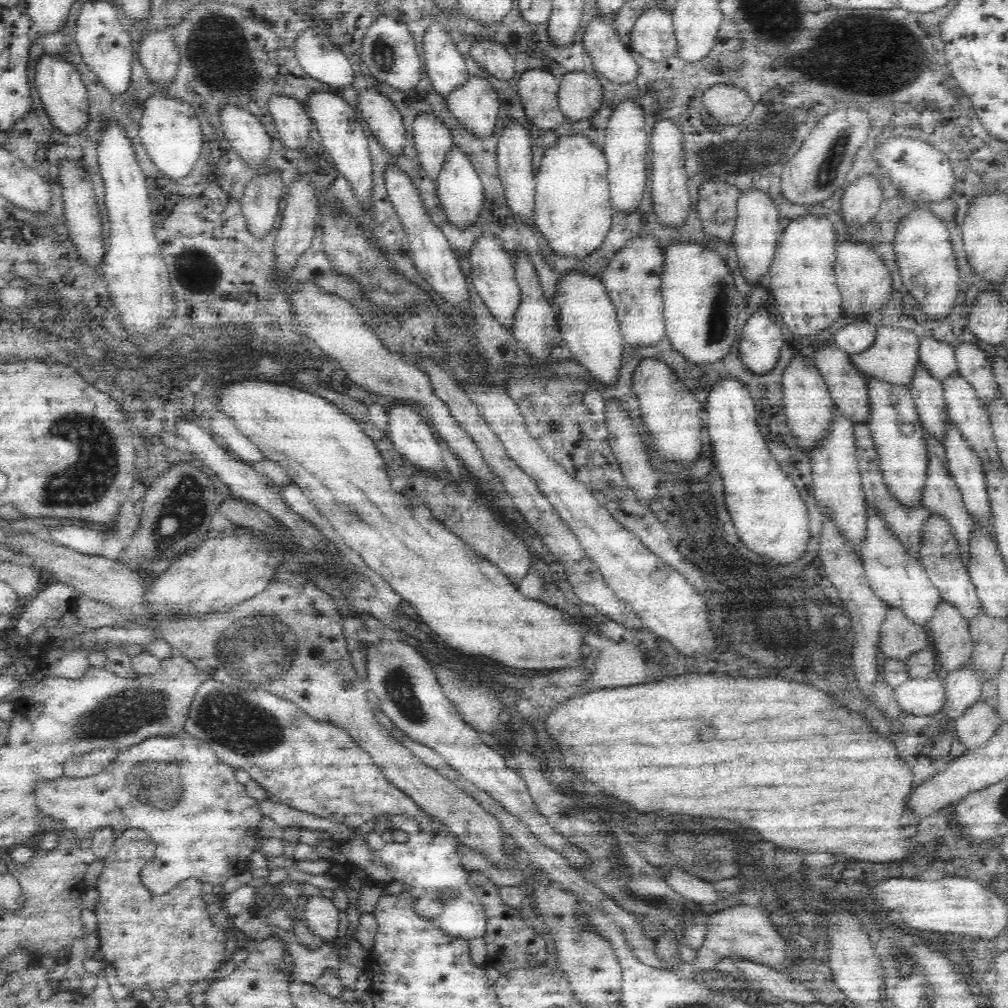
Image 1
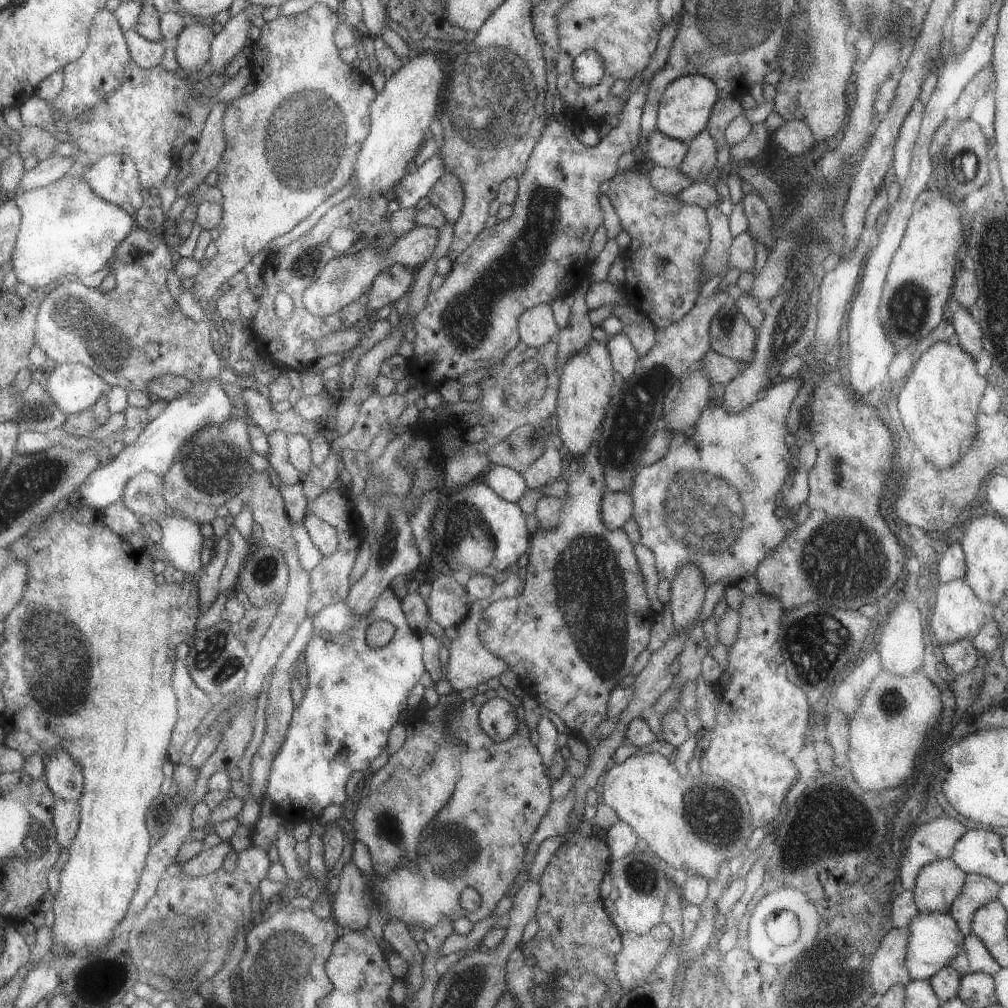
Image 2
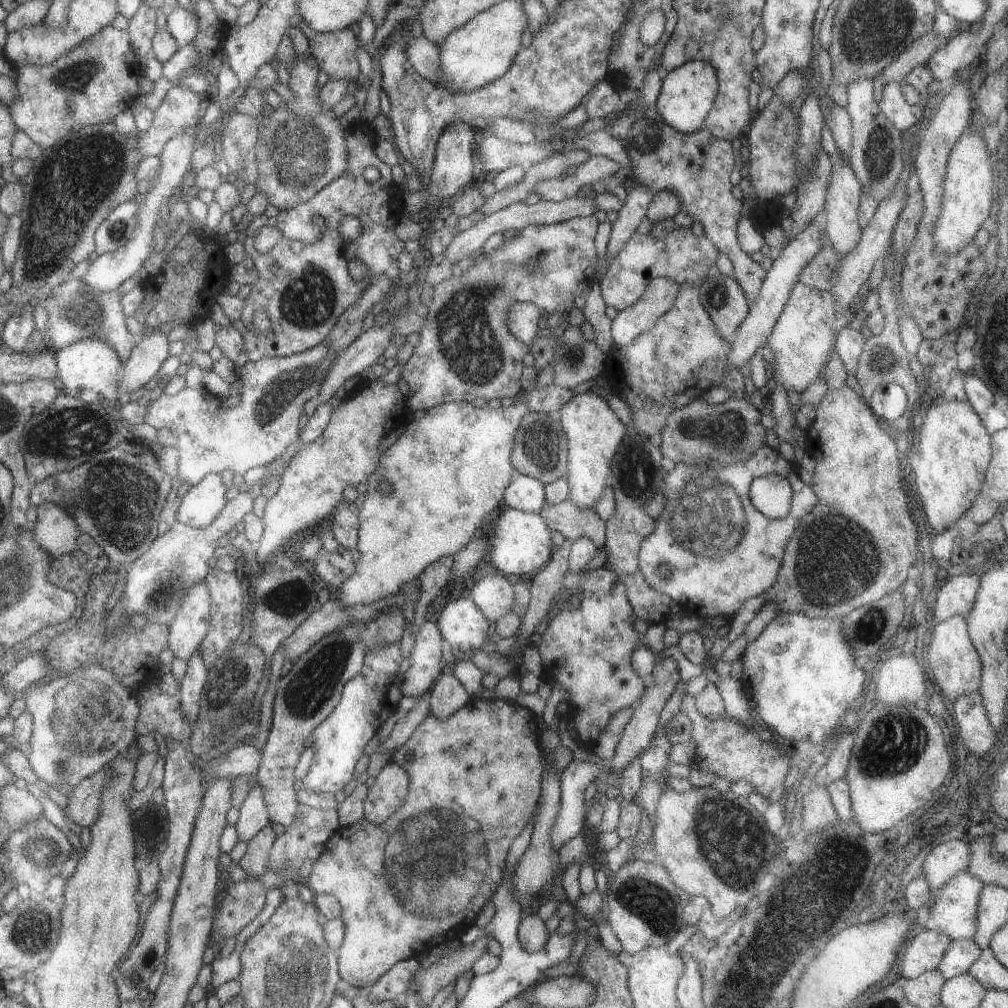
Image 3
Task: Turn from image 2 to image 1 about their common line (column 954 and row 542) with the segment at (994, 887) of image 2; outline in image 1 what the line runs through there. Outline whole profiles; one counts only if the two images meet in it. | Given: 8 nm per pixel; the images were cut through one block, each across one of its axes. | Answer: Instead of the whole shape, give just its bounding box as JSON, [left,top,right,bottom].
[854,422,930,562]

